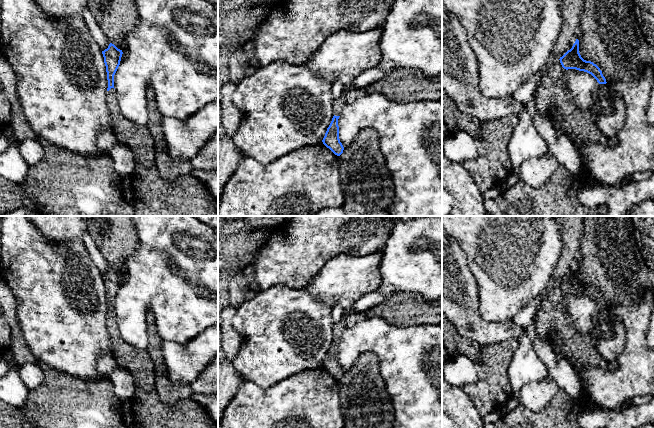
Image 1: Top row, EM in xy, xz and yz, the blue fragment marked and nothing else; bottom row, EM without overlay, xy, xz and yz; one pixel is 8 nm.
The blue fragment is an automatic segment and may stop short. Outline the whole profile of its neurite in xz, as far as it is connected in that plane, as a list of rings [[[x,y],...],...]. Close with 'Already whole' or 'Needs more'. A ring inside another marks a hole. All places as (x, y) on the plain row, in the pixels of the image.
[[[333,340],[332,345],[327,352],[325,360],[322,364],[323,368],[337,380],[340,380],[344,374],[344,371],[339,363],[339,341],[340,340]]]. Already whole

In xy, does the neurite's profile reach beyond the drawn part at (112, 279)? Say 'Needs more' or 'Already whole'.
Needs more

